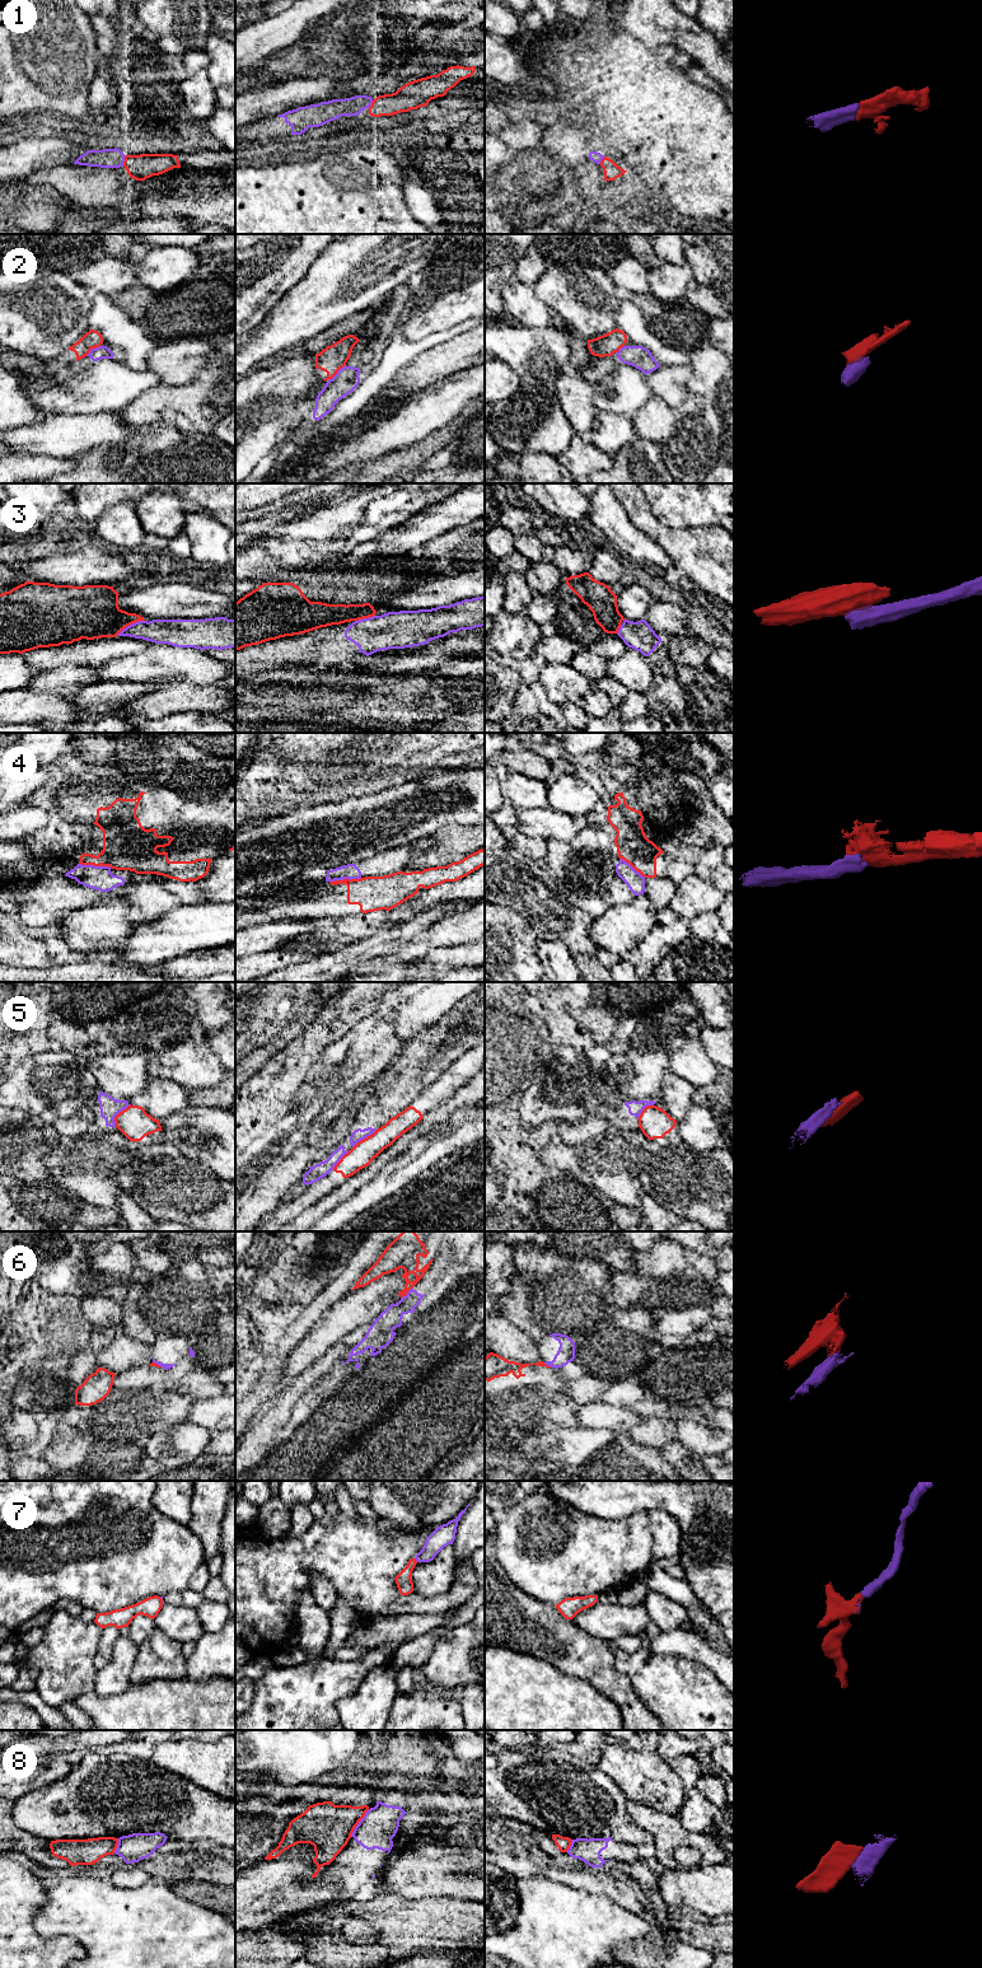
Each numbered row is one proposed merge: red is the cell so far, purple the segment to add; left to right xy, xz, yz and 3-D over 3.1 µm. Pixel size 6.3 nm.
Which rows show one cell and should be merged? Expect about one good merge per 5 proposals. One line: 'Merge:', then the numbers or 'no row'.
Merge: 1, 7

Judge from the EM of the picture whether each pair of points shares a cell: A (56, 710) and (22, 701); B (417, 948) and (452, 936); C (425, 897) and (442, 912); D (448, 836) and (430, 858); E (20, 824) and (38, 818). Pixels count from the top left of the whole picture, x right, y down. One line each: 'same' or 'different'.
A: same
B: same
C: different
D: same
E: same

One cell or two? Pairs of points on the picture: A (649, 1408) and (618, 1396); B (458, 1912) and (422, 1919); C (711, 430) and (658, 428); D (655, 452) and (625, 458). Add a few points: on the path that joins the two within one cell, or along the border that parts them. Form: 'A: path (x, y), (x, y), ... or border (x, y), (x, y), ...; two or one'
A: border (645, 1394), (627, 1407); two
B: path (449, 1919), (431, 1919); one
C: path (698, 429), (688, 425), (670, 425); one
D: path (648, 454), (643, 458), (632, 458); one

